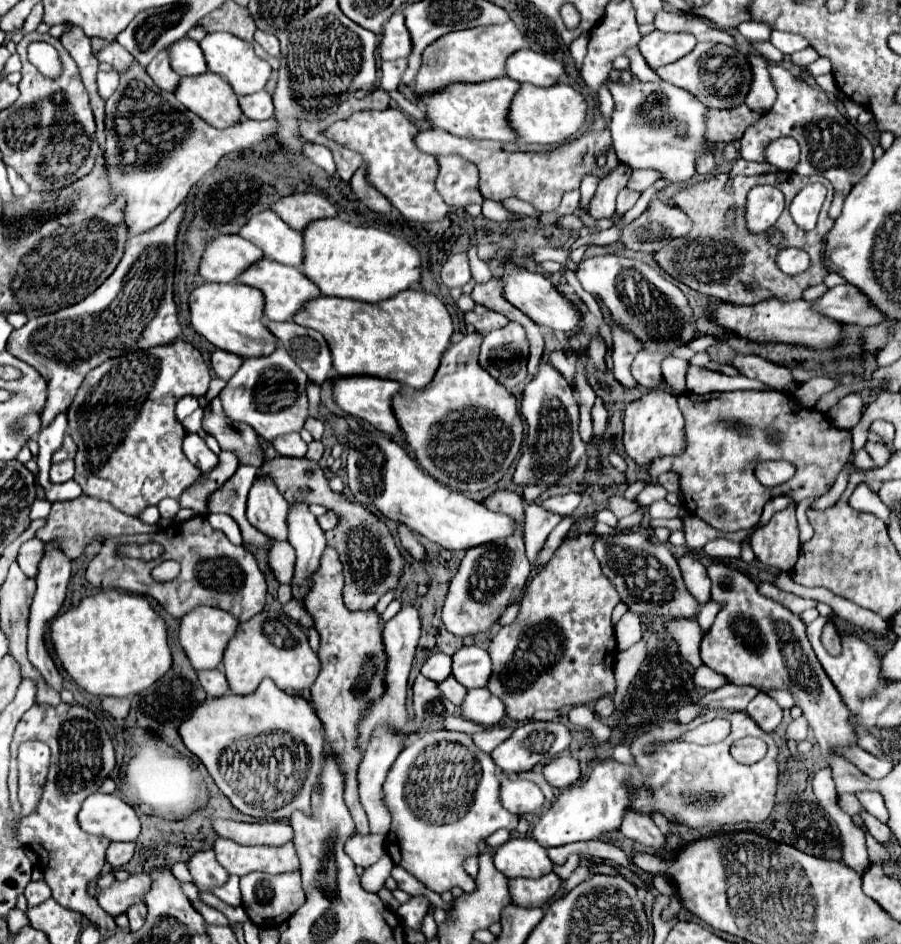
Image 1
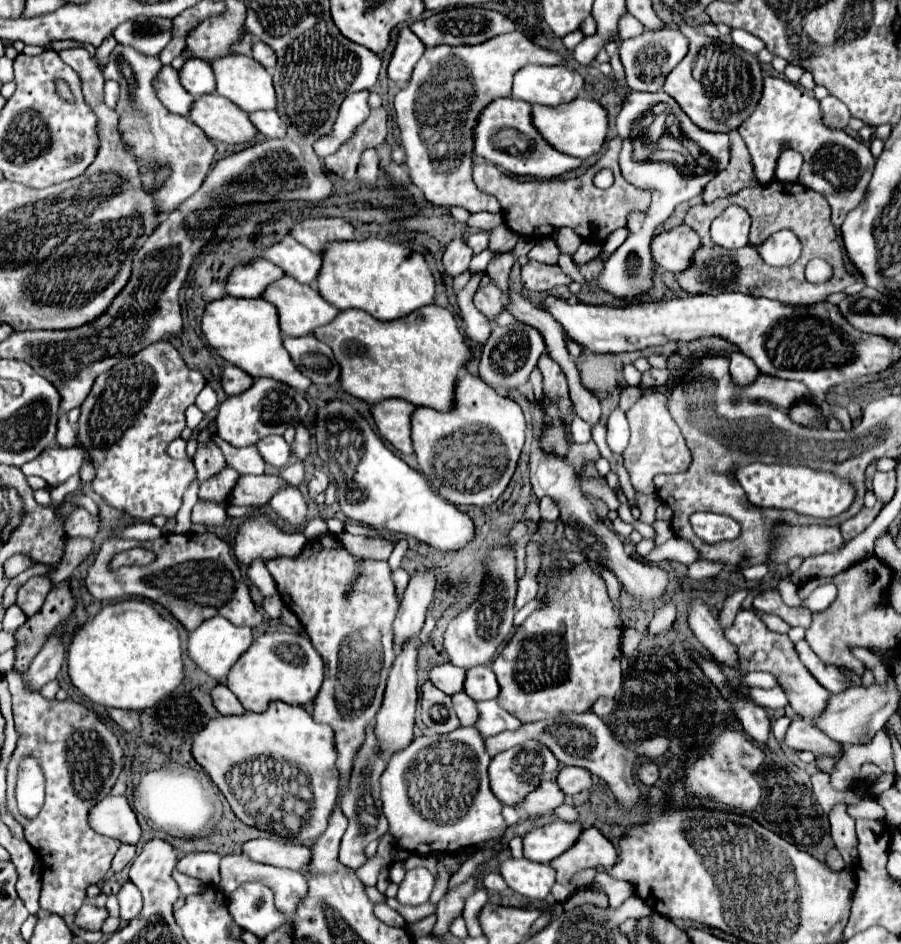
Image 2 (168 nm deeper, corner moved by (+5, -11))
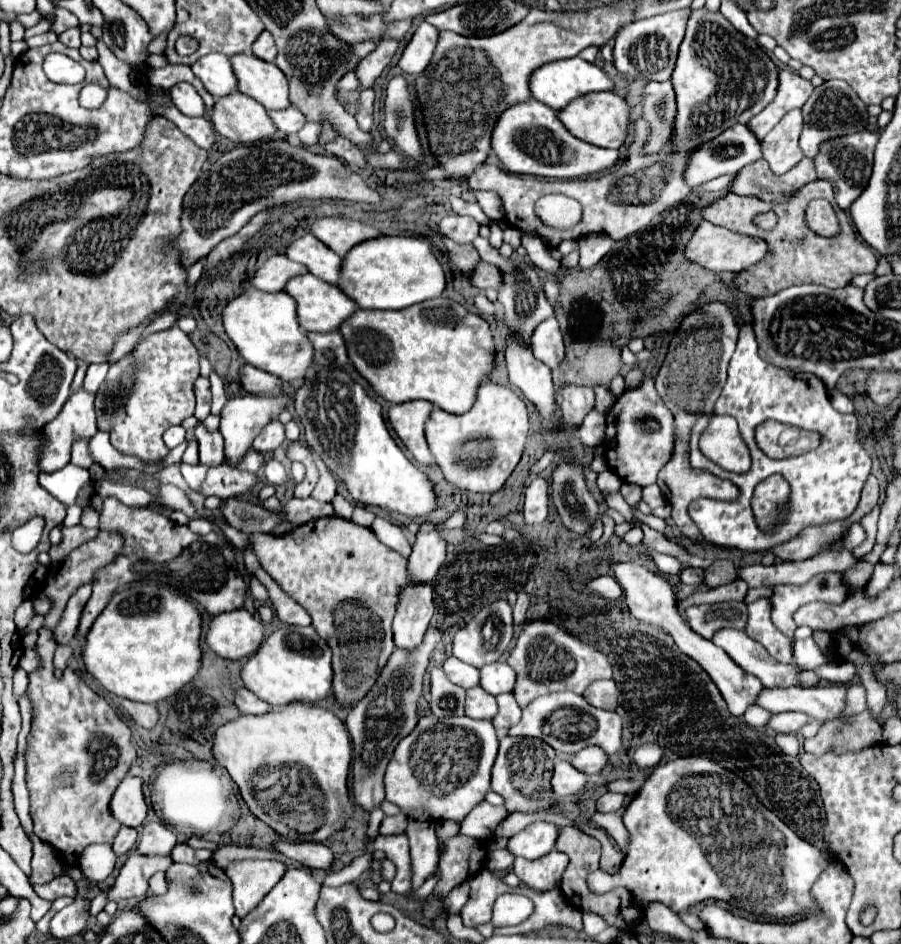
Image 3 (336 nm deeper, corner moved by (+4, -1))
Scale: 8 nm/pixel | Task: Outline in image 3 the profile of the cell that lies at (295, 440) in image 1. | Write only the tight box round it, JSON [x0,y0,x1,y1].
[253,422,285,454]

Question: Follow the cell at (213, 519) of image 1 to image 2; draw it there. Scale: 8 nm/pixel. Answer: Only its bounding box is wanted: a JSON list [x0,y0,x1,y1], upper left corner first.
[192,500,226,526]

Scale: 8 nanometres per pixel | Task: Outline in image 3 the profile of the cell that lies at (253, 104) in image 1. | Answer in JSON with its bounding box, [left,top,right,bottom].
[269,106,307,134]

